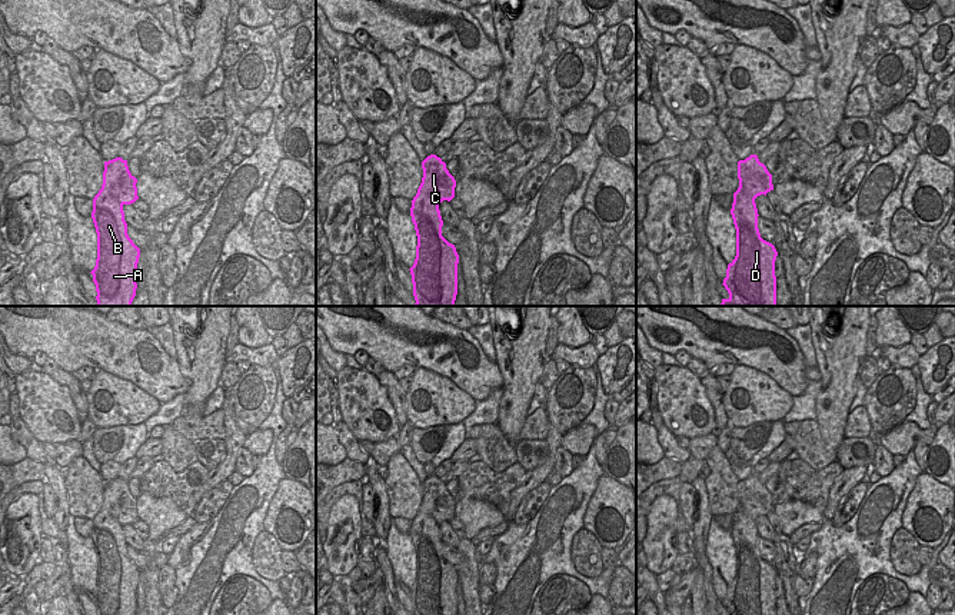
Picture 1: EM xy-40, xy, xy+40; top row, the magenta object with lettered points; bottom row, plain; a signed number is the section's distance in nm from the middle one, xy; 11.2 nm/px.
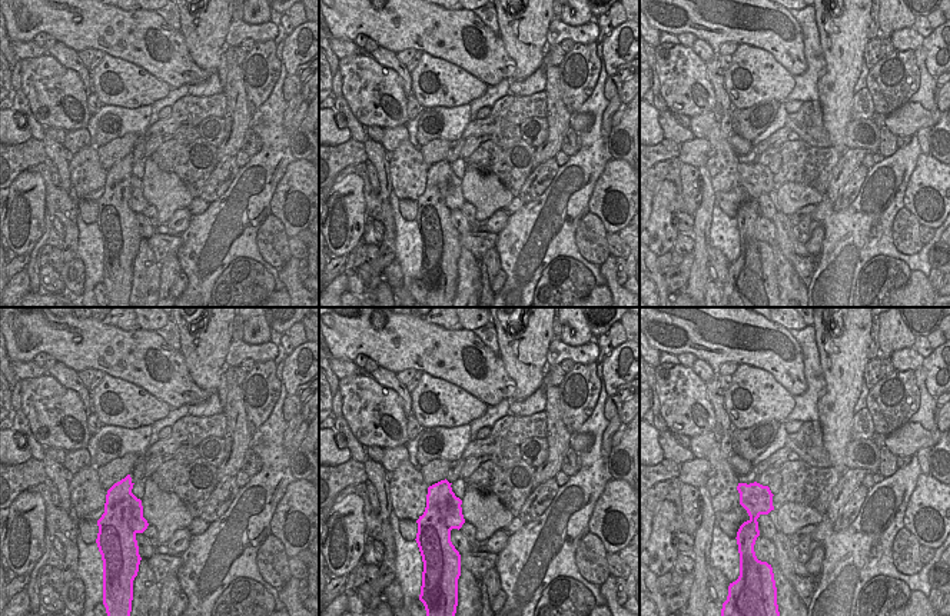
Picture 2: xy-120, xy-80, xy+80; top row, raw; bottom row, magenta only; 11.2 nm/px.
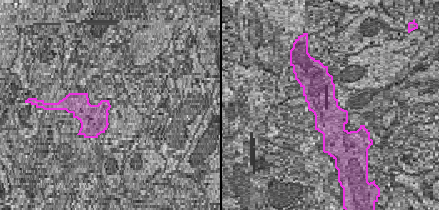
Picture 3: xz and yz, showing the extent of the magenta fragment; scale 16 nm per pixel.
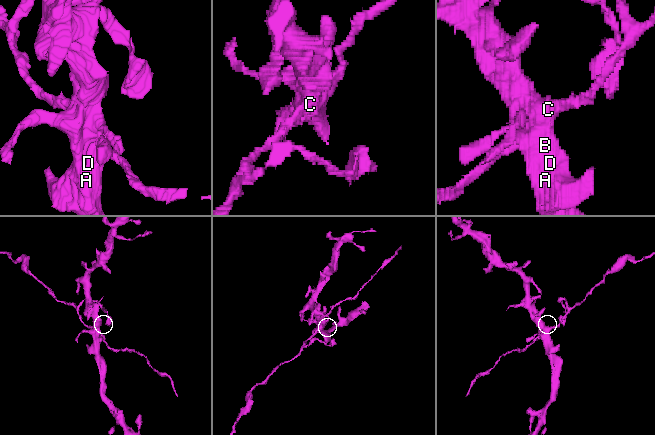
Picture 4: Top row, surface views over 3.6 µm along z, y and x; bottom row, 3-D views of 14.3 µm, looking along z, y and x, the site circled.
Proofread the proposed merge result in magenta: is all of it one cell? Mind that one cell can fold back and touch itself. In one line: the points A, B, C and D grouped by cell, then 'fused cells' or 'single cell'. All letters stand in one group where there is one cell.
groups A B D / C; fused cells

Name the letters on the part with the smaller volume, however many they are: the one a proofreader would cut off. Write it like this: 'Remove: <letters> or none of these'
Remove: C

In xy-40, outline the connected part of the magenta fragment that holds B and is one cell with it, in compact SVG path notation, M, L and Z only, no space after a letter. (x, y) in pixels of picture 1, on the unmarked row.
M104 488L104 509L93 519L91 539L97 554L97 579L90 592L97 615L136 615L140 569L127 555L122 523L112 515L122 492Z

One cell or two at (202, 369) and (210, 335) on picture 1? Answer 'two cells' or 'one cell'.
one cell

